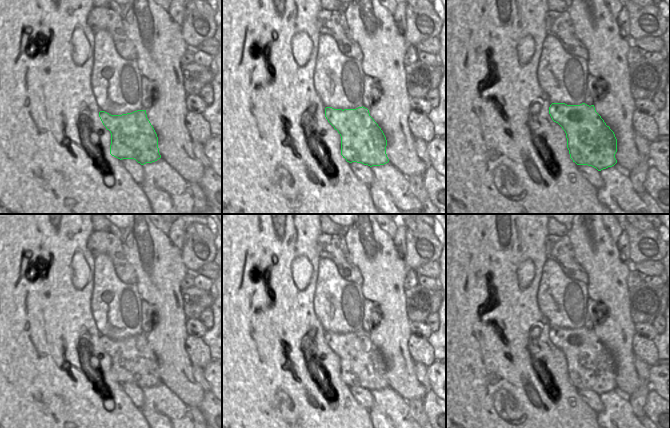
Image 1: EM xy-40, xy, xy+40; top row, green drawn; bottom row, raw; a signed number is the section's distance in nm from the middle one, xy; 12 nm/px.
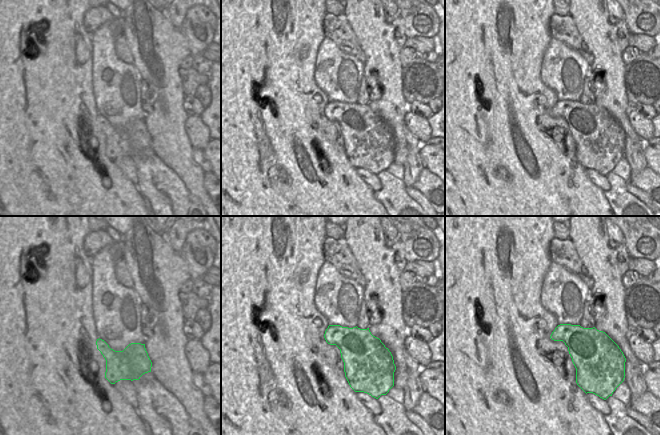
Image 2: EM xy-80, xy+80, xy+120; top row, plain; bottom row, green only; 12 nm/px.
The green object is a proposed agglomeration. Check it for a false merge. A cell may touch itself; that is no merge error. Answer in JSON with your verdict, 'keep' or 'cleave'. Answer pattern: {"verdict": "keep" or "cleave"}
{"verdict": "cleave"}

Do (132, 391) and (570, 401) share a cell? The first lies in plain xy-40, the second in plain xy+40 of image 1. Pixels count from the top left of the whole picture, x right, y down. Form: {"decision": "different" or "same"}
{"decision": "different"}

